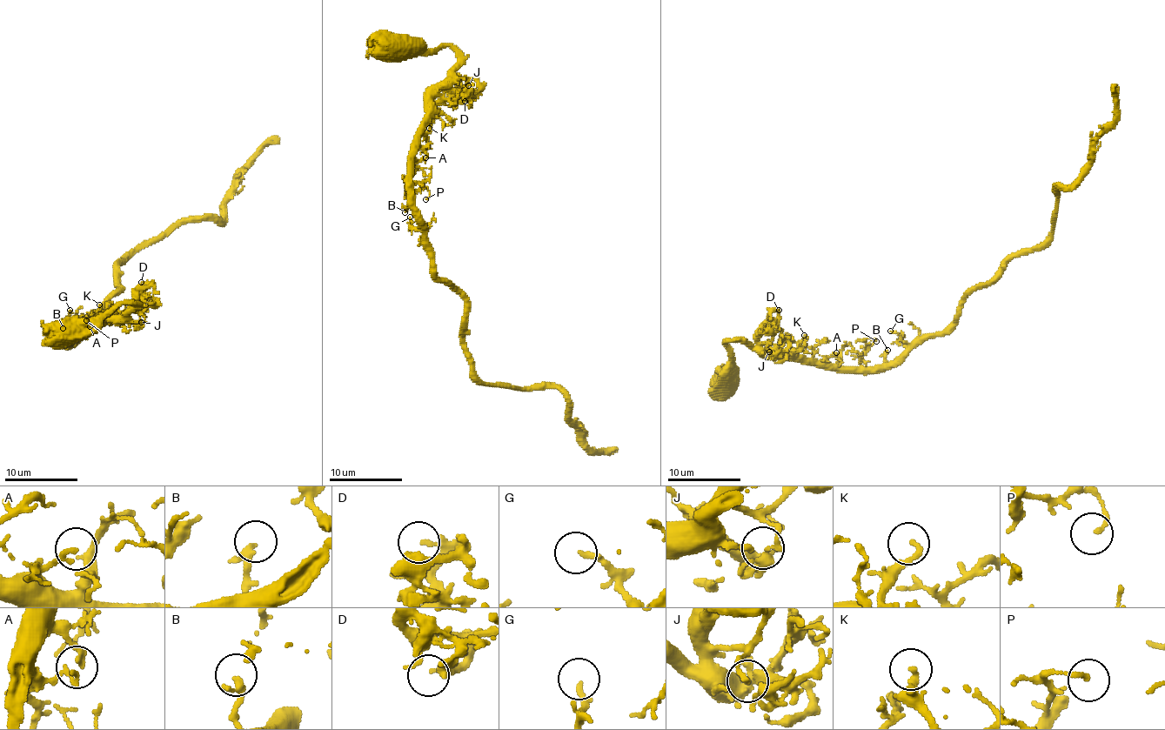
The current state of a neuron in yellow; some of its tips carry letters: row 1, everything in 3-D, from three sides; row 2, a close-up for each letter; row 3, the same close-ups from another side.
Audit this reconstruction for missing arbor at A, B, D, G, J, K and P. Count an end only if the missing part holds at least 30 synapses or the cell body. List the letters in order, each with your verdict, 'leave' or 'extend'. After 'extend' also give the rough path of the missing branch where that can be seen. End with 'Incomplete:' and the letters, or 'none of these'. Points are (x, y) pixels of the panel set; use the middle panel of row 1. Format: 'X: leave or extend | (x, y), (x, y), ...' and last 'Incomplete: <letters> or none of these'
A: leave
B: leave
D: leave
G: leave
J: leave
K: leave
P: leave
Incomplete: none of these

